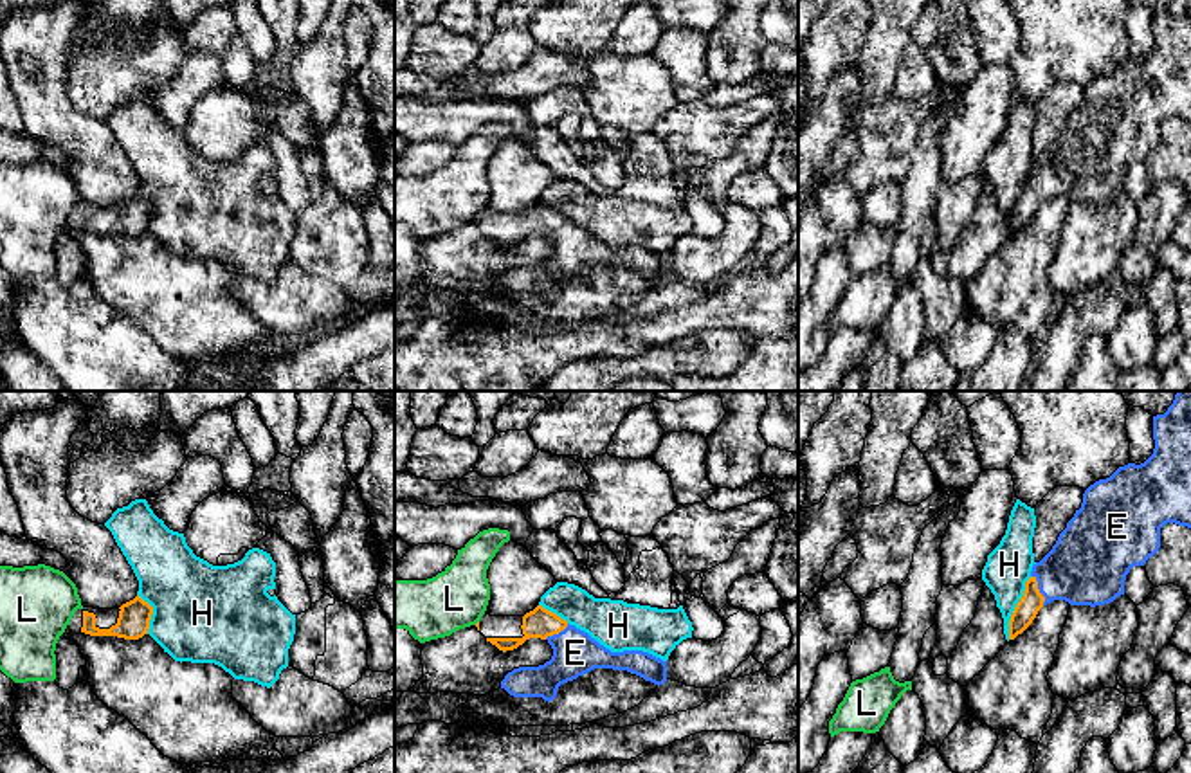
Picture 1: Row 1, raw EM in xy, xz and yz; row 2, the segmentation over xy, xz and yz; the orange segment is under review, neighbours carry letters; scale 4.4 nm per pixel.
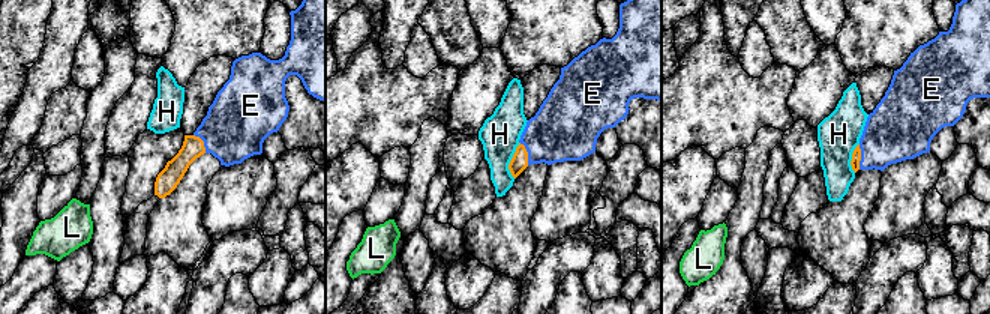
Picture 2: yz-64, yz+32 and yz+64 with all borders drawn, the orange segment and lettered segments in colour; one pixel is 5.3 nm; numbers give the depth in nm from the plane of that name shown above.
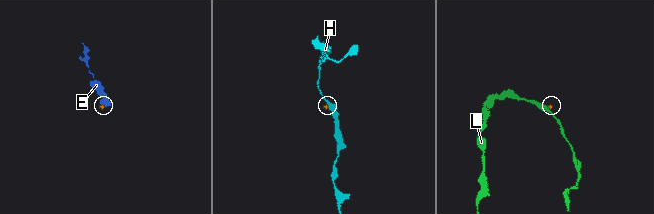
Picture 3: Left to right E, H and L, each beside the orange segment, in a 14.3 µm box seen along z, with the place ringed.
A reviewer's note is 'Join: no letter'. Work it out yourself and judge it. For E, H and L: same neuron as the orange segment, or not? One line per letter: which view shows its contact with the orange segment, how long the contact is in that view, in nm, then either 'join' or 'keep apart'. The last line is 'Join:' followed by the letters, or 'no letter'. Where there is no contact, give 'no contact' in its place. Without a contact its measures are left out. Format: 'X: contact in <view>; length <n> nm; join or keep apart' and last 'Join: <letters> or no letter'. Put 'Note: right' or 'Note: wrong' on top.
Note: wrong
E: contact in yz; length 150 nm; join
H: contact in yz; length 300 nm; keep apart
L: no contact; keep apart
Join: E

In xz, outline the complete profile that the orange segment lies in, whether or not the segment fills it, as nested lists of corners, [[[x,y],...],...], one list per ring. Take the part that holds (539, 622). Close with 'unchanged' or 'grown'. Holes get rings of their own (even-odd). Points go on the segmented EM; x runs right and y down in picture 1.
[[[542,605],[524,616],[483,614],[476,627],[503,652],[517,649],[530,638],[551,645],[553,656],[544,665],[519,667],[505,676],[501,688],[514,697],[542,697],[550,703],[560,685],[595,668],[627,670],[658,687],[667,681],[667,661],[643,650],[611,652]]] | grown

